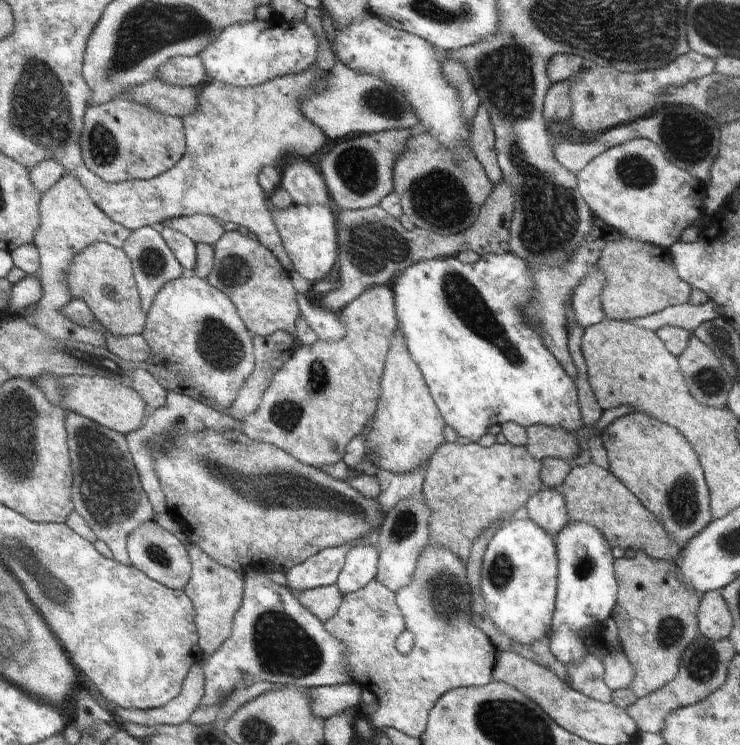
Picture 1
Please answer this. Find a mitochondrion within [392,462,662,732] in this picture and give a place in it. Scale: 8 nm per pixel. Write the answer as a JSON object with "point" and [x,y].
{"point":[445,601]}

